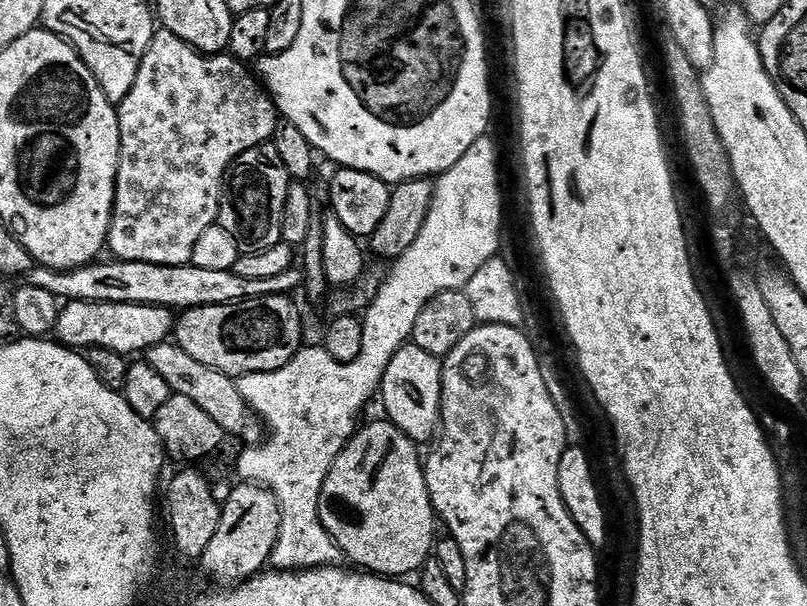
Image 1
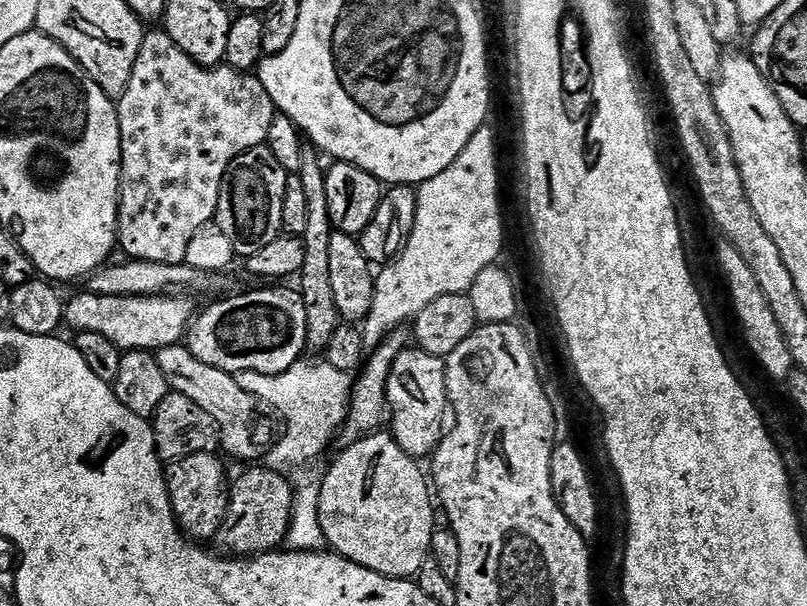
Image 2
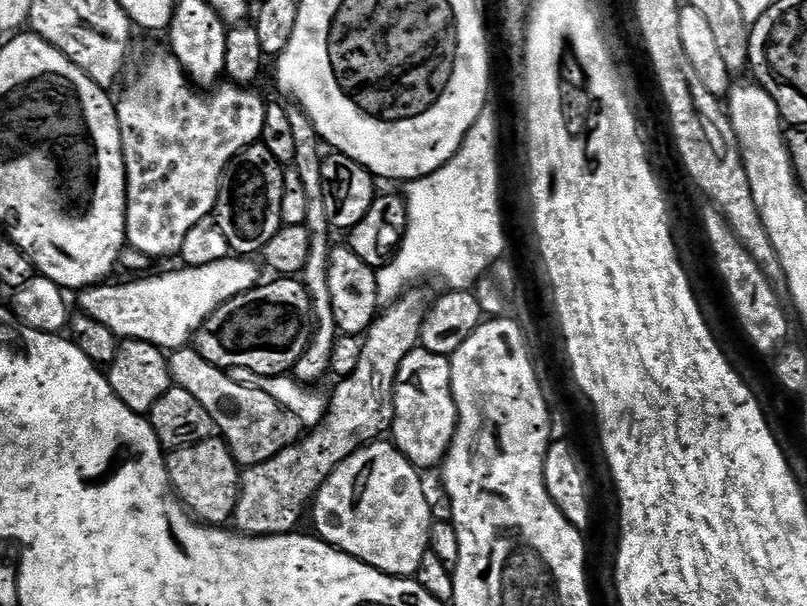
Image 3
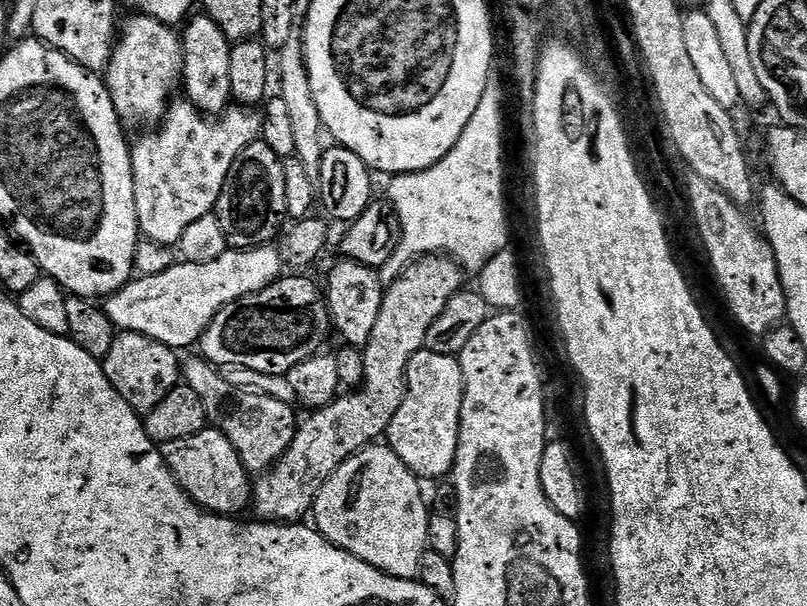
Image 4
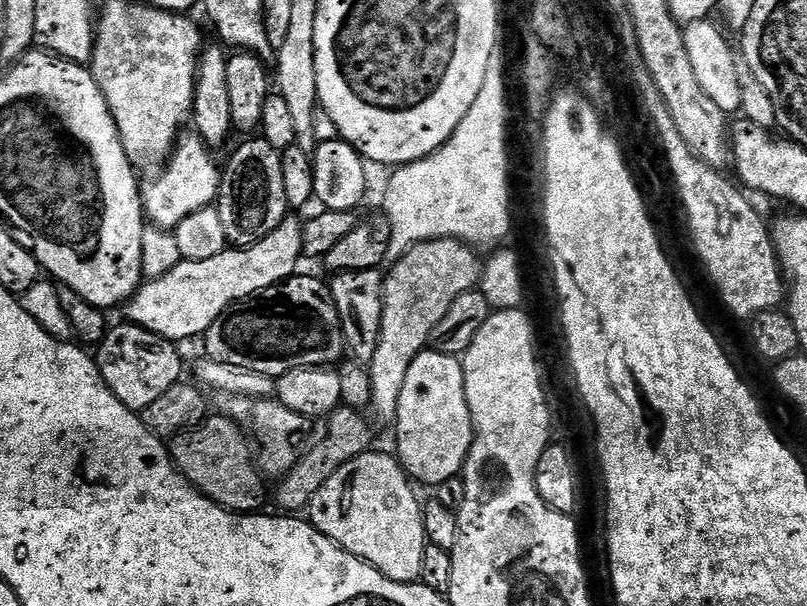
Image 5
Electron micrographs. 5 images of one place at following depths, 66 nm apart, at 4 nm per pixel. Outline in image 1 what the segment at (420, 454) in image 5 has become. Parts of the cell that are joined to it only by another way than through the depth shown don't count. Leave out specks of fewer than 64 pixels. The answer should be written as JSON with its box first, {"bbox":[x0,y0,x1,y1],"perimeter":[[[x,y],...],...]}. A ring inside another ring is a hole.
{"bbox":[378,342,444,445],"perimeter":[[[409,342],[390,358],[384,371],[384,379],[380,381],[378,392],[381,397],[384,395],[387,419],[391,420],[394,426],[398,426],[398,430],[402,430],[410,439],[416,441],[417,445],[427,445],[441,427],[442,377],[444,365],[441,357],[426,354],[426,350]]]}

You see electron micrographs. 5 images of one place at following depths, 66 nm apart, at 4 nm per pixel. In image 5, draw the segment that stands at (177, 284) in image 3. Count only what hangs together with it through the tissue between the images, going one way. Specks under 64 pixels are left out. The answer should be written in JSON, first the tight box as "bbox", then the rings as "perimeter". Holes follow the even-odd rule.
{"bbox":[127,218,304,342],"perimeter":[[[286,218],[266,238],[249,248],[226,250],[206,258],[206,262],[181,260],[169,273],[141,283],[127,301],[127,319],[173,342],[203,337],[208,327],[227,308],[249,296],[259,296],[270,286],[297,275],[304,256],[304,224]]]}

